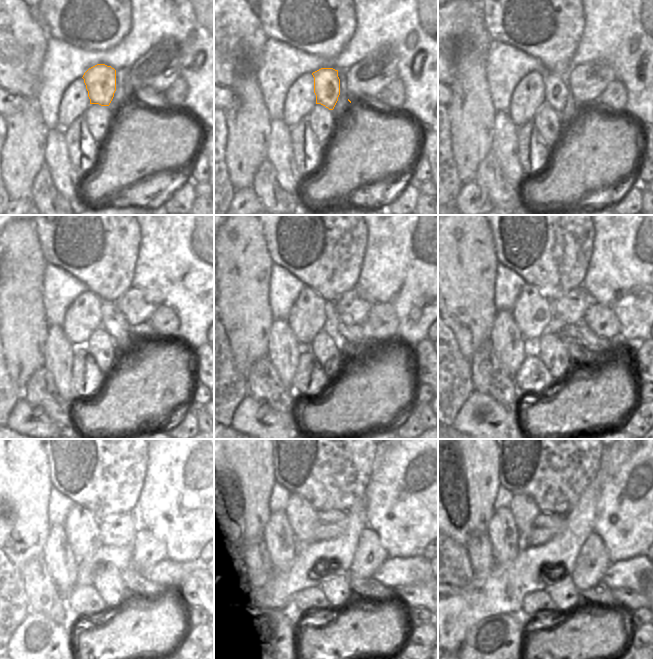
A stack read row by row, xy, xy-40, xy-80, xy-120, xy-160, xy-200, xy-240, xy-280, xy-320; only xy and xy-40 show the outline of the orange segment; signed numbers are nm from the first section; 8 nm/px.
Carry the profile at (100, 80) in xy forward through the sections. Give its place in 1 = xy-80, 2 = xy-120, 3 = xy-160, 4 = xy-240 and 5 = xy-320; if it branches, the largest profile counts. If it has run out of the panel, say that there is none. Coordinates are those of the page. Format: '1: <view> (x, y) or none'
1: xy-80 (556, 94)
2: xy-120 (113, 320)
3: xy-160 (363, 333)
4: xy-240 (167, 572)
5: xy-320 (638, 574)

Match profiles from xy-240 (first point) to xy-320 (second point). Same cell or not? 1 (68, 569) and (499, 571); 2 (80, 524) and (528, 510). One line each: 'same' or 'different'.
1: different
2: same

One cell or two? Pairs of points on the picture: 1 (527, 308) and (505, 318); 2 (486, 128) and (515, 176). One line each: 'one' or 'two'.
1: two
2: two

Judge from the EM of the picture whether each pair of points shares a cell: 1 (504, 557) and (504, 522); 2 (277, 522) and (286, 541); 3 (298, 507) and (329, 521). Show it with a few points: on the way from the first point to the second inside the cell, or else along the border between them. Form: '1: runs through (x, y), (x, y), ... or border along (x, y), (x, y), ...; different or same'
1: runs through (504, 548), (504, 531); same
2: runs through (278, 527), (278, 533), (281, 536); same
3: border along (318, 512), (318, 524), (314, 529), (313, 539); different

